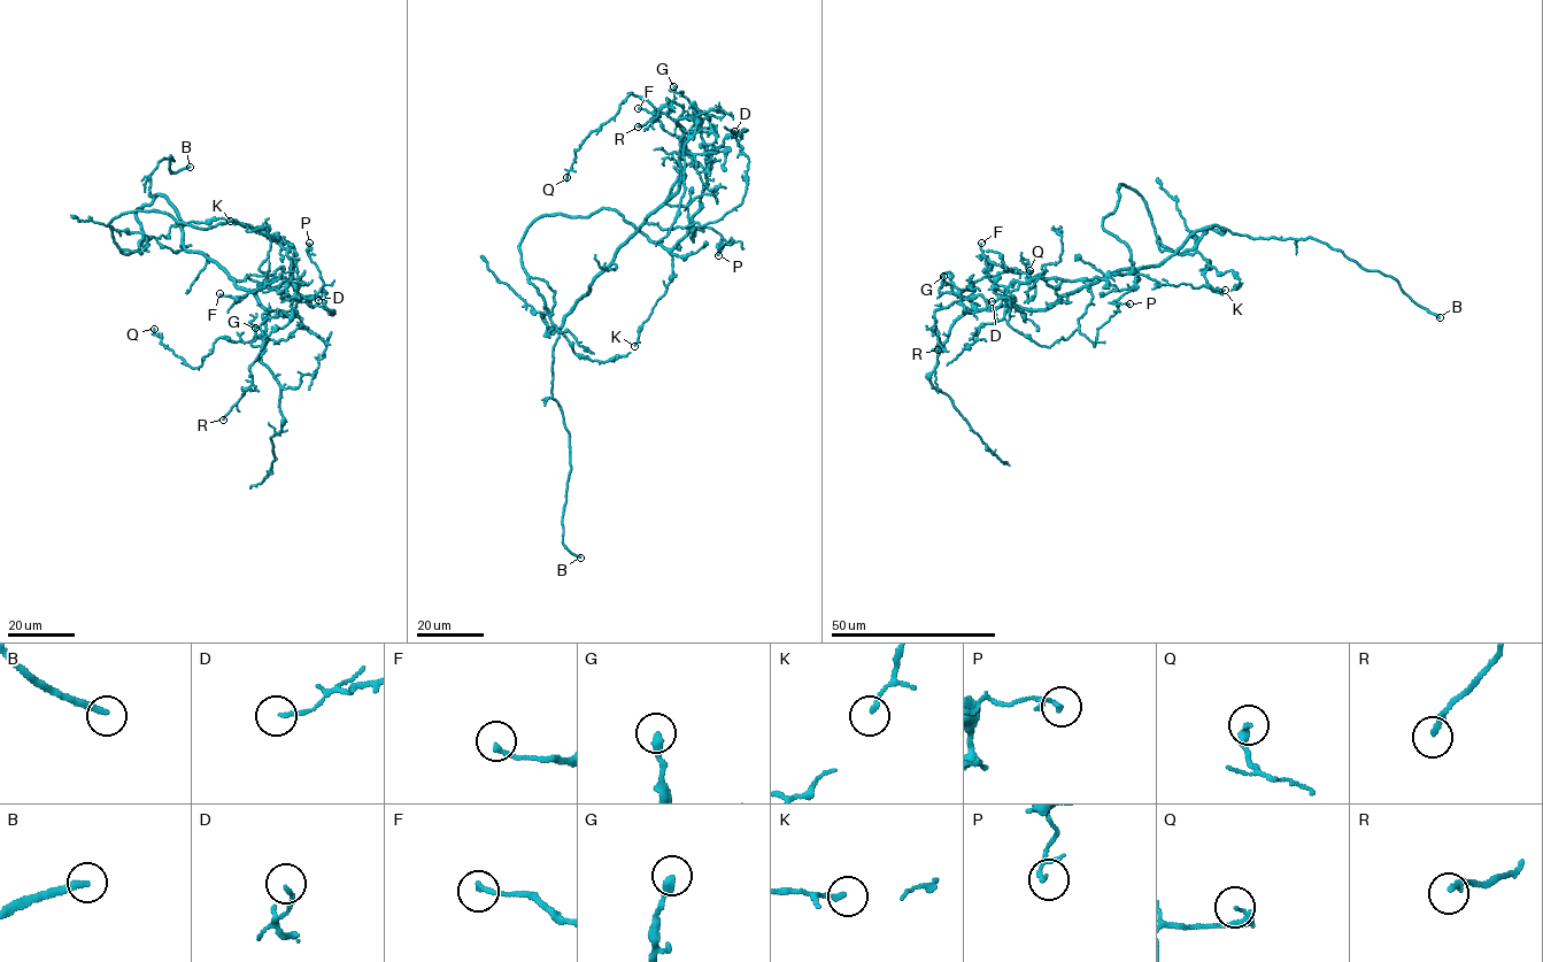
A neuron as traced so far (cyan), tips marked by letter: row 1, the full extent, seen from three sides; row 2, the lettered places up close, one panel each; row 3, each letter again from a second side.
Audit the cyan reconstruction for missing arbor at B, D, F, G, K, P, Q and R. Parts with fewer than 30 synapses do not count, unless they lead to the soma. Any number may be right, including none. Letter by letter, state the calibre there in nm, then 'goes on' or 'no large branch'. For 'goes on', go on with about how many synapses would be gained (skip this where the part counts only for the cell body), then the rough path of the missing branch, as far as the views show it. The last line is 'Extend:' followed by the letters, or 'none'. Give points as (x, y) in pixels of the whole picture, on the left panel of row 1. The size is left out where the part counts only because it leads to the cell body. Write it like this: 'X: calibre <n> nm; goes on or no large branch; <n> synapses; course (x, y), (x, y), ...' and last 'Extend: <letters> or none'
B: calibre 240 nm; goes on
D: calibre 110 nm; no large branch
F: calibre 160 nm; no large branch
G: calibre 320 nm; no large branch
K: calibre 160 nm; no large branch
P: calibre 110 nm; no large branch
Q: calibre 150 nm; no large branch
R: calibre 200 nm; no large branch
Extend: B

